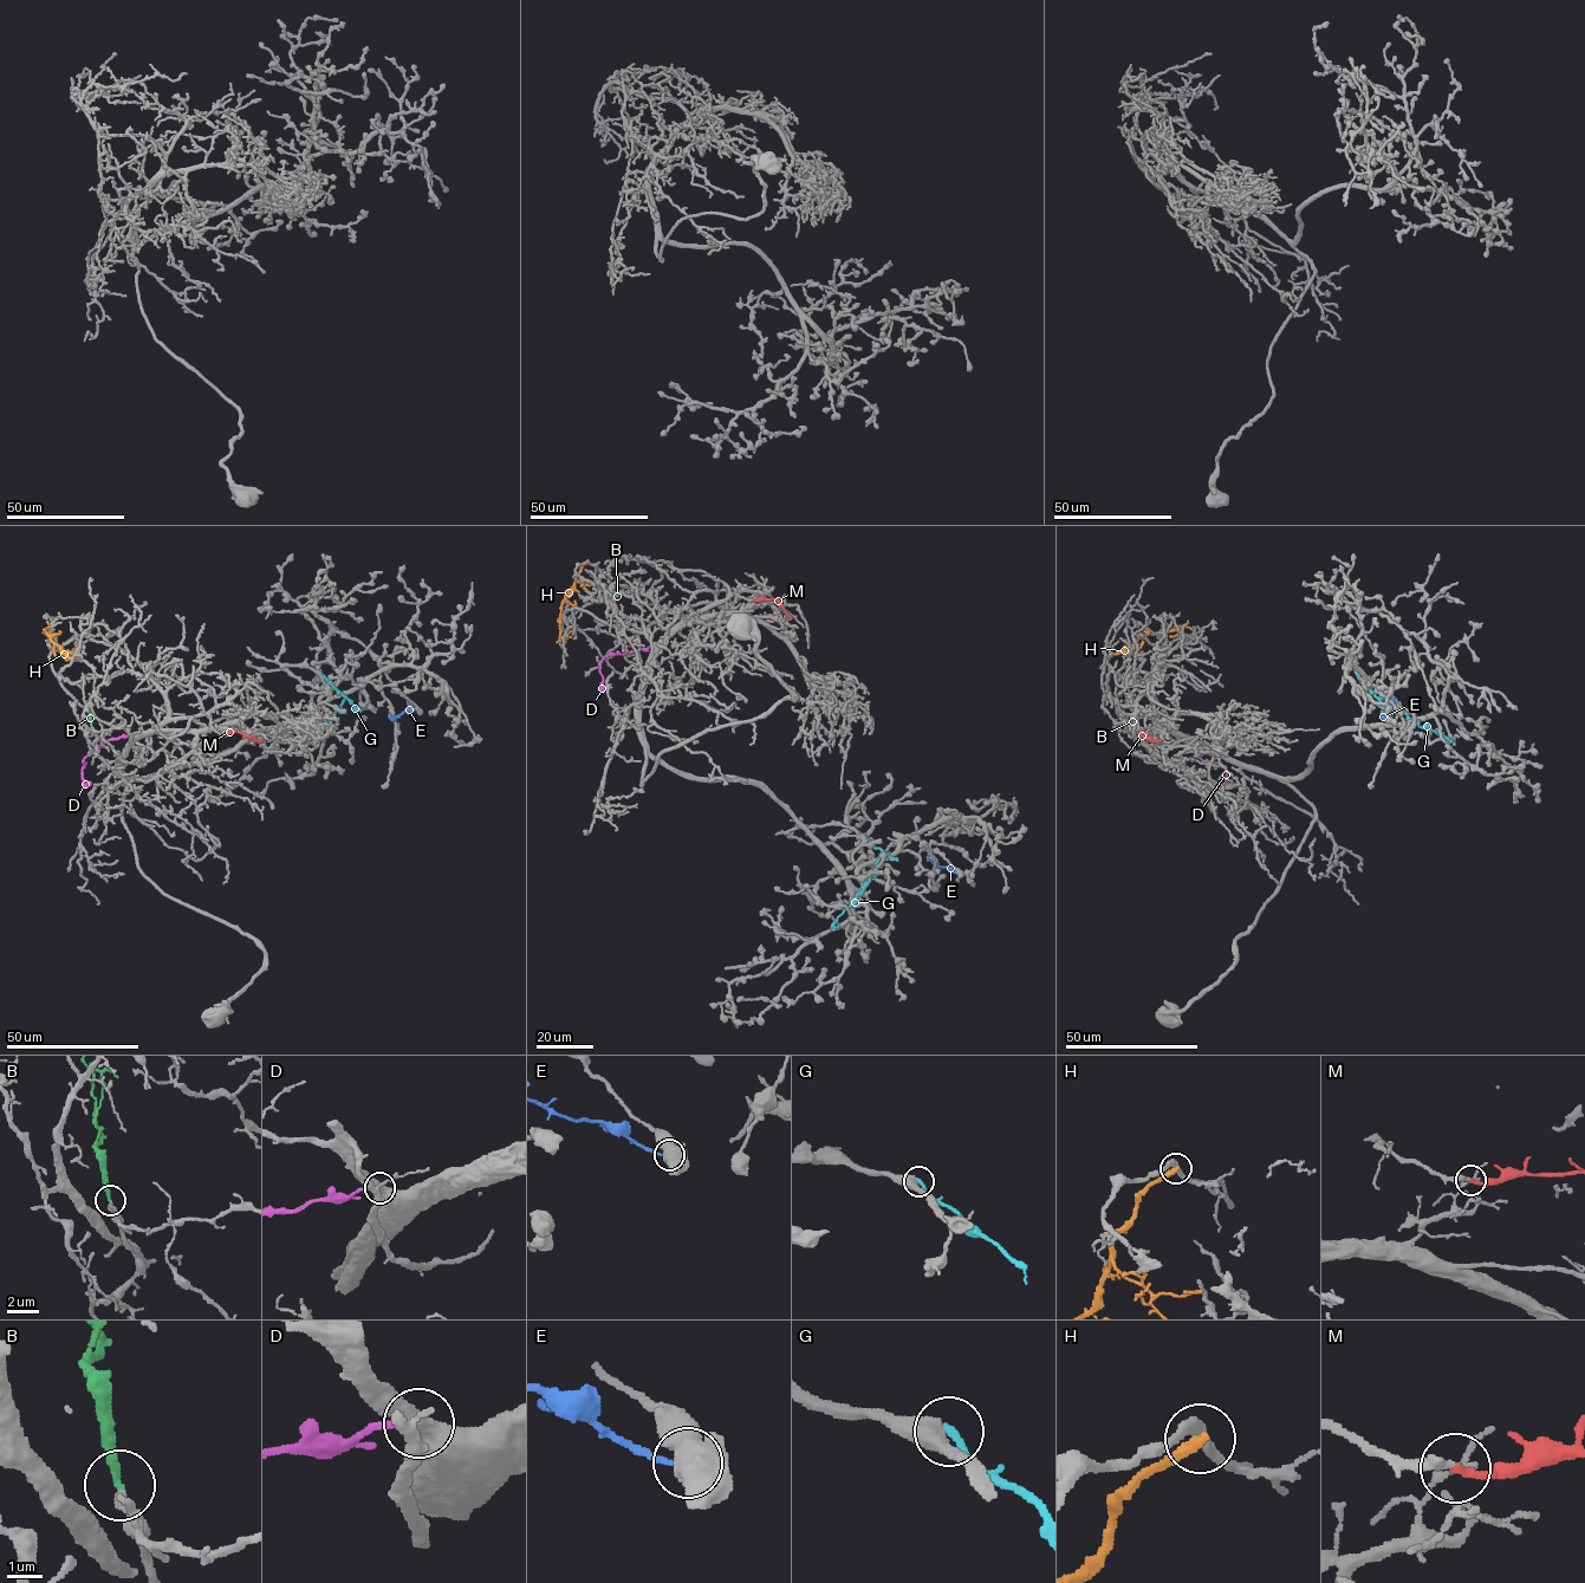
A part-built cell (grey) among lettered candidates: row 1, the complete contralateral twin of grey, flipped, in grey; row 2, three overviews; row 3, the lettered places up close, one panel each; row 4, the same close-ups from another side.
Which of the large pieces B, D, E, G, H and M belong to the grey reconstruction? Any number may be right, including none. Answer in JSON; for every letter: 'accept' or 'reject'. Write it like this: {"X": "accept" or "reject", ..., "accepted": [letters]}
{"B": "accept", "D": "reject", "E": "reject", "G": "reject", "H": "reject", "M": "accept", "accepted": ["B", "M"]}

